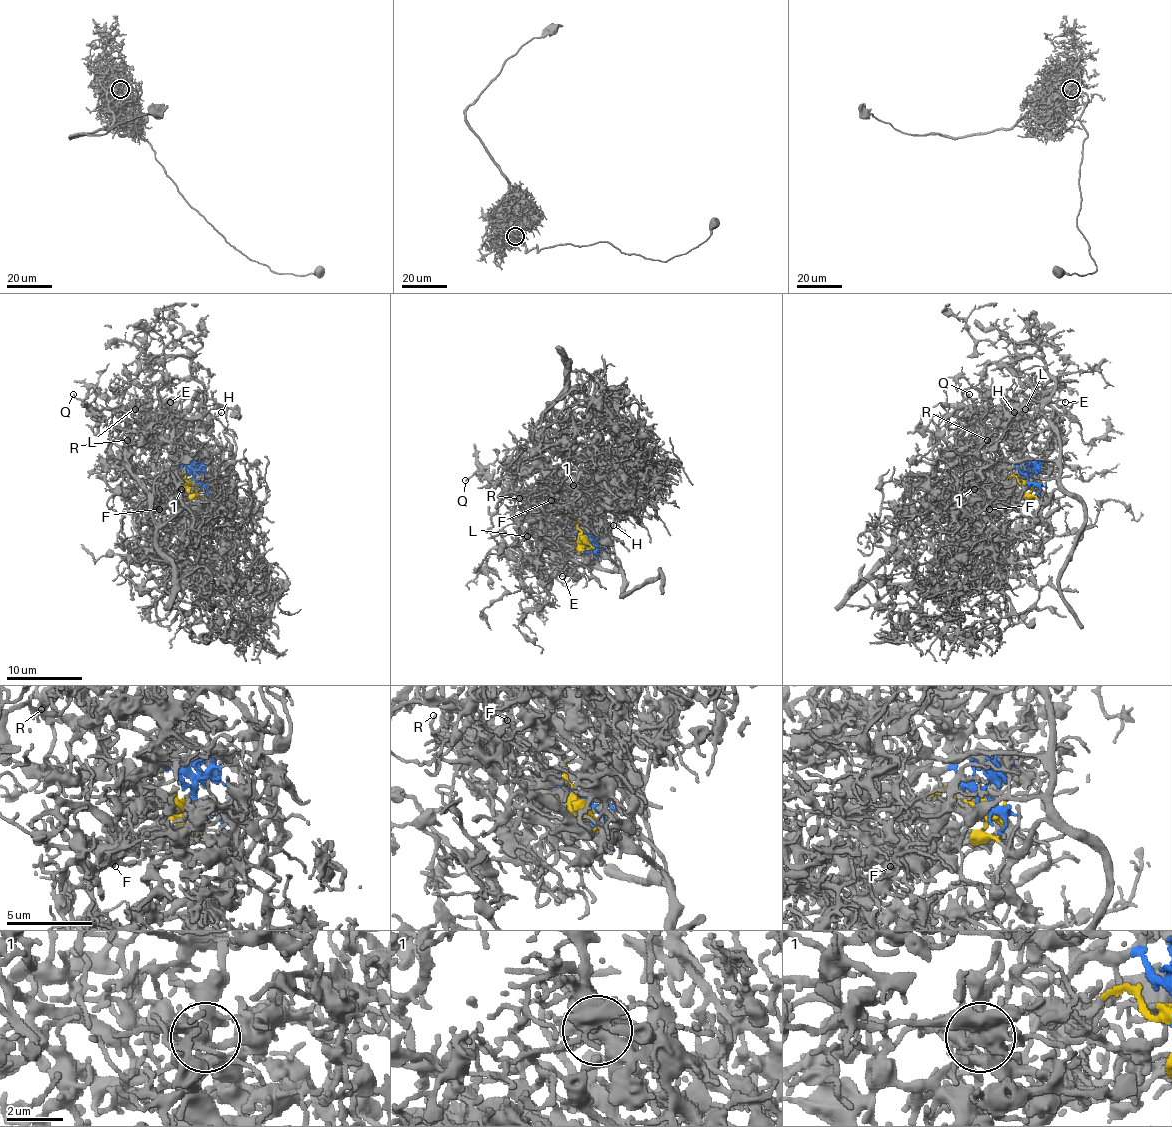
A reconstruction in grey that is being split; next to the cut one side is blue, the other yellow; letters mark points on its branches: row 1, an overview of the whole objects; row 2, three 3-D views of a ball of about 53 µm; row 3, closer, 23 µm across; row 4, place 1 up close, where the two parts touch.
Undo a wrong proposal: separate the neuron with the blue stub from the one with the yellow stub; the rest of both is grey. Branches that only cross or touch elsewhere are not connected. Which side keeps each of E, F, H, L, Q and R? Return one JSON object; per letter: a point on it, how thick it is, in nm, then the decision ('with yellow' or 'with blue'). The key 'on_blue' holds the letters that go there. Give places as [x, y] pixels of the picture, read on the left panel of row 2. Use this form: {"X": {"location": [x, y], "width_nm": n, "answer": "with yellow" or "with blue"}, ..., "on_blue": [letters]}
{"E": {"location": [170, 402], "width_nm": 170, "answer": "with blue"}, "F": {"location": [159, 509], "width_nm": 170, "answer": "with blue"}, "H": {"location": [221, 412], "width_nm": 140, "answer": "with blue"}, "L": {"location": [135, 409], "width_nm": 180, "answer": "with blue"}, "Q": {"location": [73, 394], "width_nm": 130, "answer": "with blue"}, "R": {"location": [127, 440], "width_nm": 140, "answer": "with blue"}, "on_blue": ["E", "F", "H", "L", "Q", "R"]}

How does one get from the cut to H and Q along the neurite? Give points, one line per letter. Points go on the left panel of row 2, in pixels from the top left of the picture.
H: (194, 484), (184, 467), (171, 467), (161, 482), (165, 495), (182, 488), (195, 457), (188, 442), (222, 412)
Q: (194, 484), (194, 476), (184, 467), (171, 467), (161, 480), (139, 484), (124, 471), (105, 420), (73, 393)

